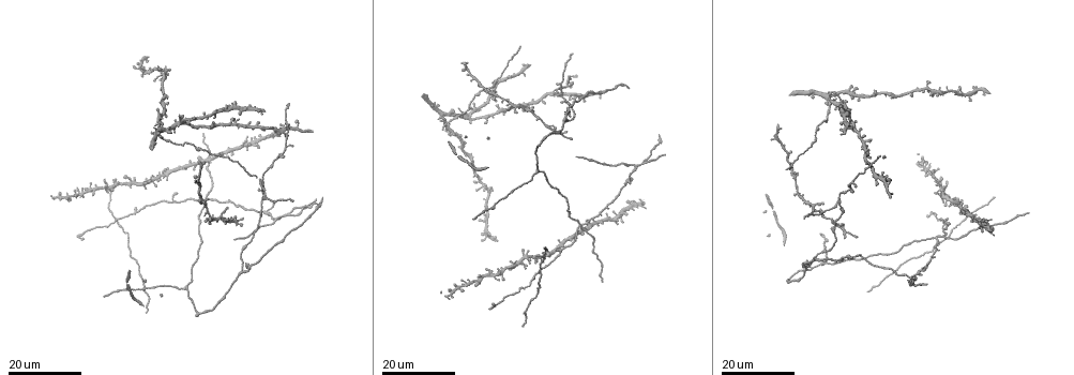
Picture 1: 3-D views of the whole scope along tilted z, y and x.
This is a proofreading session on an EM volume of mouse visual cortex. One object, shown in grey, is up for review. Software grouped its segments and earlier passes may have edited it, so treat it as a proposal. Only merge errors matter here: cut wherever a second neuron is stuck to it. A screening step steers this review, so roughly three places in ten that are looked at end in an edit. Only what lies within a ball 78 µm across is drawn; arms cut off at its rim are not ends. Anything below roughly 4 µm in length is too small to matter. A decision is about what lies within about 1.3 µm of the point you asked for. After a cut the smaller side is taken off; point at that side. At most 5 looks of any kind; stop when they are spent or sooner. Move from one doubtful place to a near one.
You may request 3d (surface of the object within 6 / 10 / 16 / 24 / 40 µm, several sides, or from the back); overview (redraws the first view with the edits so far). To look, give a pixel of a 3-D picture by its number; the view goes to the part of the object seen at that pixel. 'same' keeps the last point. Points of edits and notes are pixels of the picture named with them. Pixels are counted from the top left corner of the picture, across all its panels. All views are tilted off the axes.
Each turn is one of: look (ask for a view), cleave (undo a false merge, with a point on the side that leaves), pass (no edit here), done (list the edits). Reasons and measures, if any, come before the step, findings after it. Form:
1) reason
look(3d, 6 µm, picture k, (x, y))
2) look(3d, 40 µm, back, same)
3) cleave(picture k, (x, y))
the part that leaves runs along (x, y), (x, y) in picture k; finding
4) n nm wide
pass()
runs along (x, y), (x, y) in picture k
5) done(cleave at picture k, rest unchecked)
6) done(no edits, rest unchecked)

branch point
look(3d, 16 µm, picture 1, (184, 121))

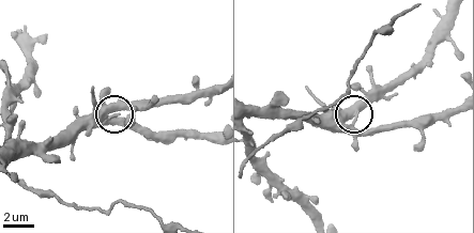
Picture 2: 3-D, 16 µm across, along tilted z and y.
look(3d, 6 µm, picture 2, (111, 106))

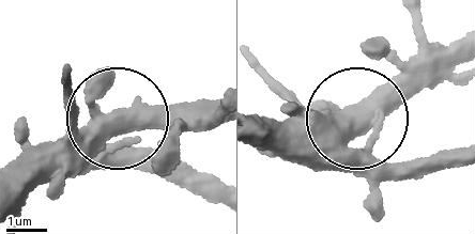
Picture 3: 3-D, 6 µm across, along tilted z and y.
side arm 25 µm
pass()
runs along (448, 158), (385, 159), (359, 120), (457, 75) in picture 3; all the same neuron

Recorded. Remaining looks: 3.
four-way junction
look(3d, 16 µm, picture 1, (934, 238))

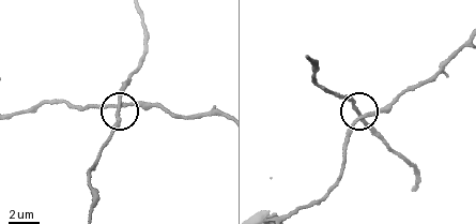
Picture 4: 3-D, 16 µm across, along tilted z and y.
look(3d, 6 µm, picture 4, (109, 103))

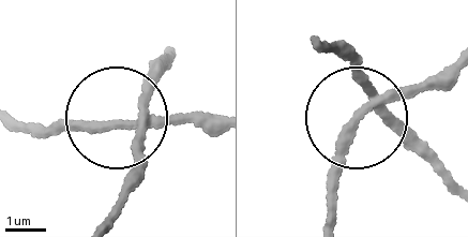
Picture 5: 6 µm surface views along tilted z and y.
220 nm wide
cleave(picture 5, (88, 131))
the part that leaves runs along (144, 120), (53, 129), (23, 120) in picture 5; two neurons meet here

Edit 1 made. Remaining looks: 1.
done(cleave at picture 5, rest unchecked)

